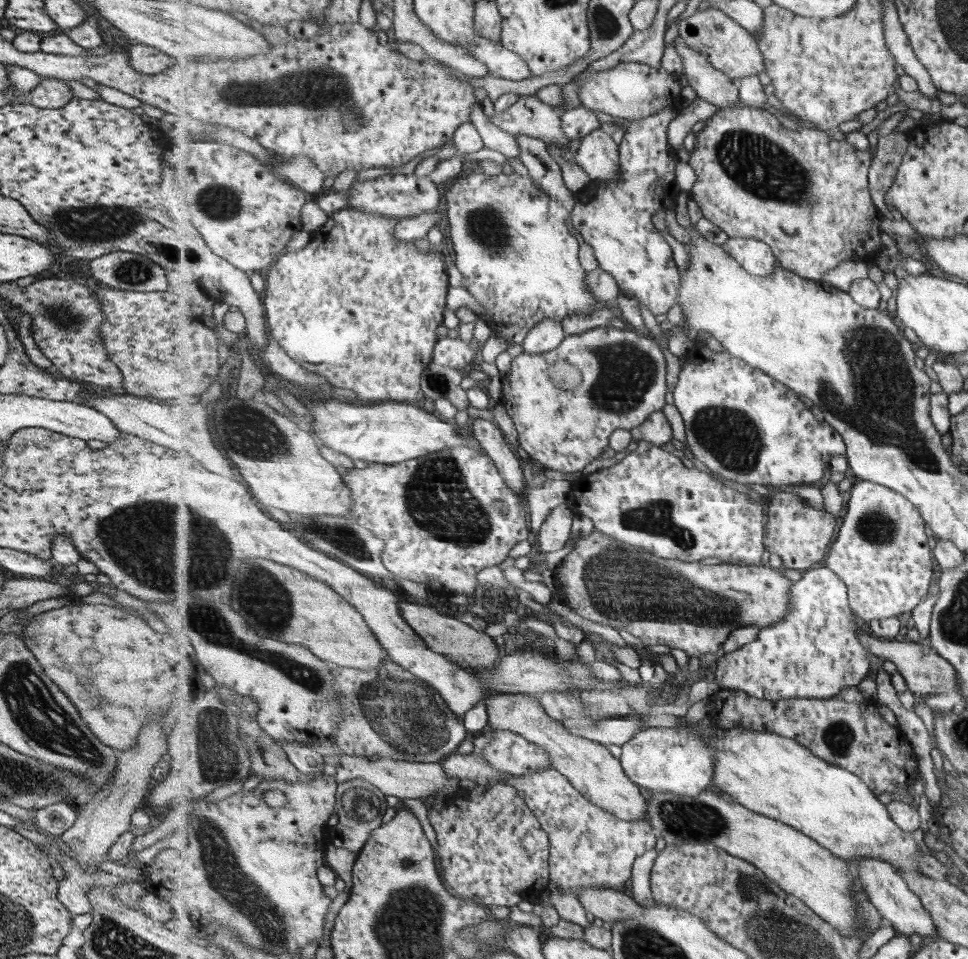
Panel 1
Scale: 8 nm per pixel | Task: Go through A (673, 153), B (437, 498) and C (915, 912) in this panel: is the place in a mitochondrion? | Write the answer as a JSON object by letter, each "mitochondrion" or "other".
{"A":"other","B":"mitochondrion","C":"other"}

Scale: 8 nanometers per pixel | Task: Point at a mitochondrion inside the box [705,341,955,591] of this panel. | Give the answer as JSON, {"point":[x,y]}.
{"point":[876,527]}

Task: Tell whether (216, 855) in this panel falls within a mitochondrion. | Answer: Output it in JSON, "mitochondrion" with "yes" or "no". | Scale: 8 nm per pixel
{"mitochondrion":"yes"}

